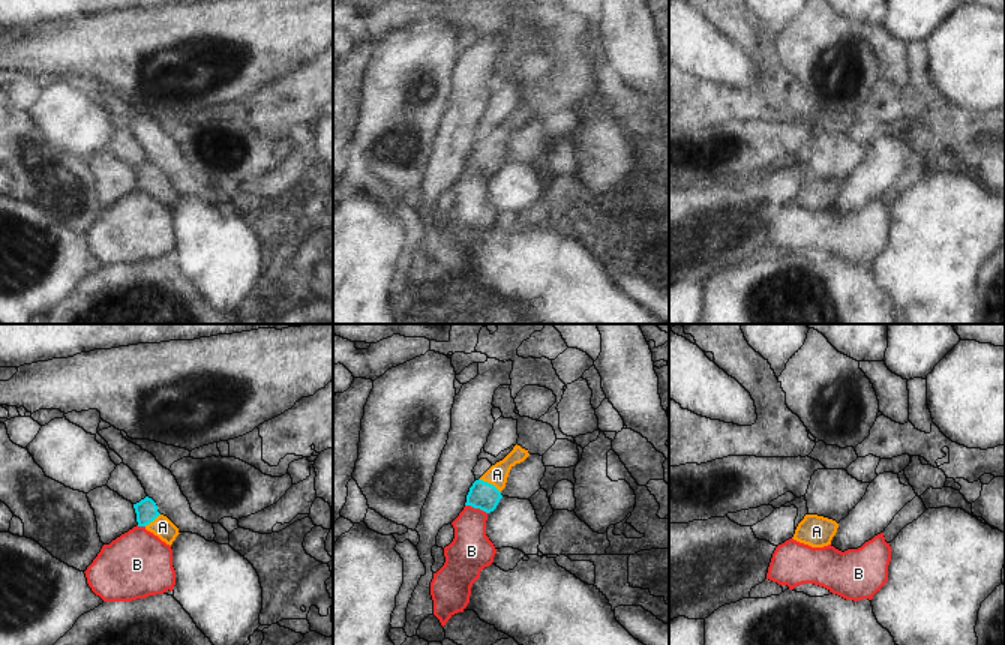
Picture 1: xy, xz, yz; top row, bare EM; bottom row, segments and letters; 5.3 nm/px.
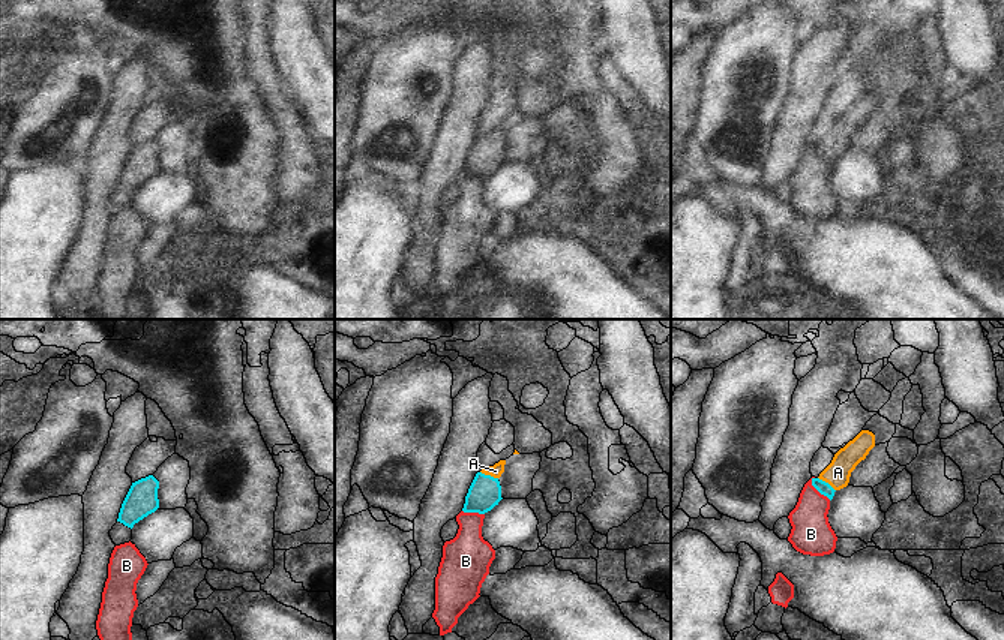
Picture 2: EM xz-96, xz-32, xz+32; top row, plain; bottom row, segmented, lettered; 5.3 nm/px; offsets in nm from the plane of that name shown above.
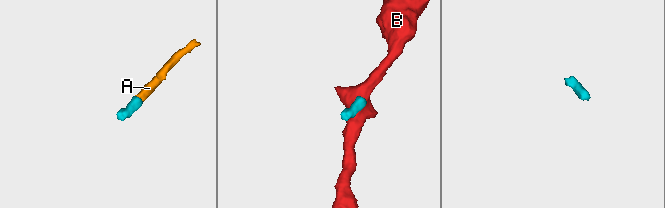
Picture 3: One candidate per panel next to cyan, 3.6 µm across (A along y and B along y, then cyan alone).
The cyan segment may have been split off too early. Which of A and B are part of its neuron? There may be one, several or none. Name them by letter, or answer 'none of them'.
A

